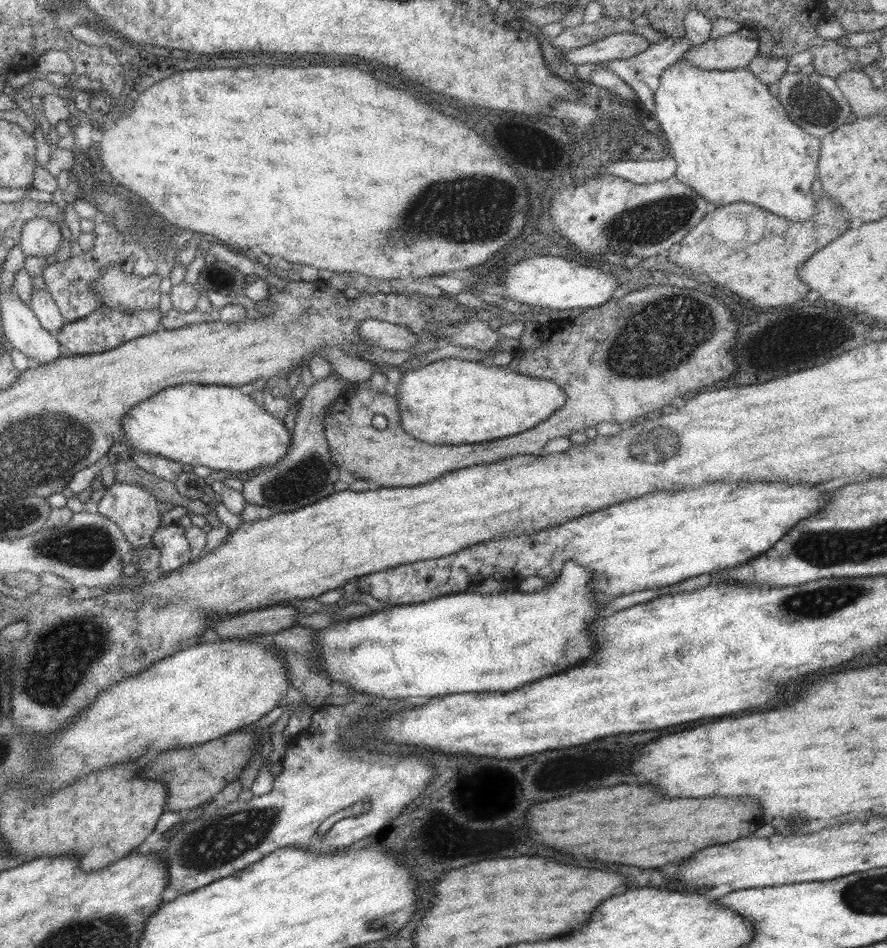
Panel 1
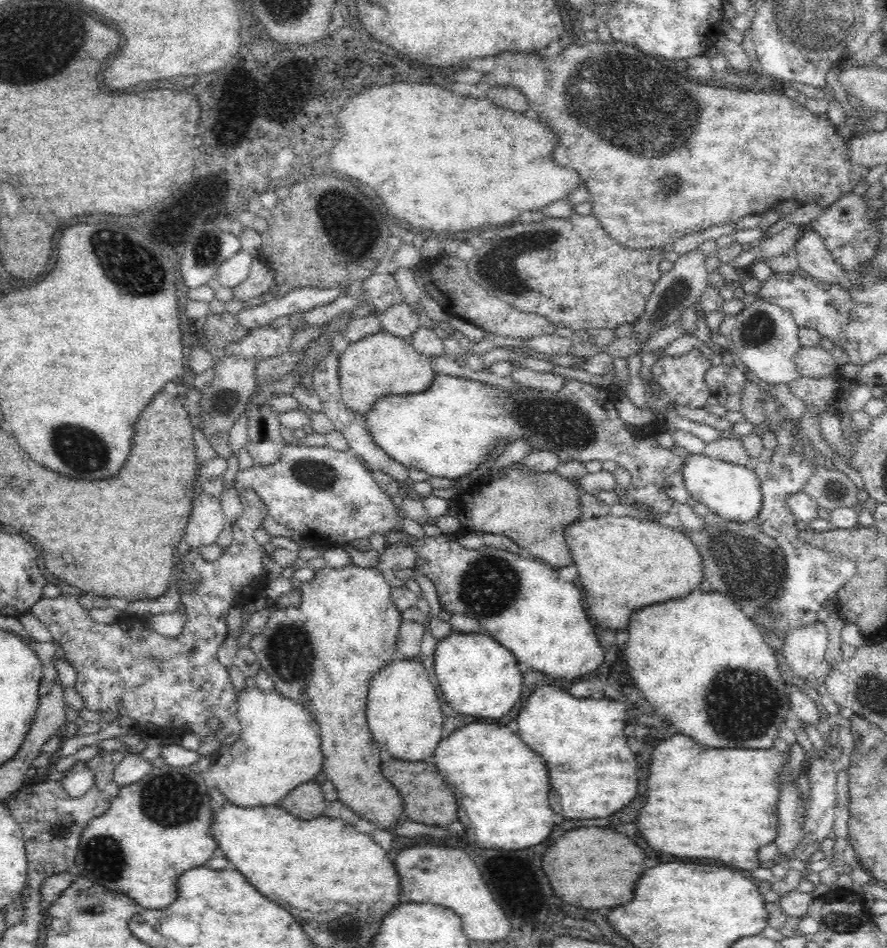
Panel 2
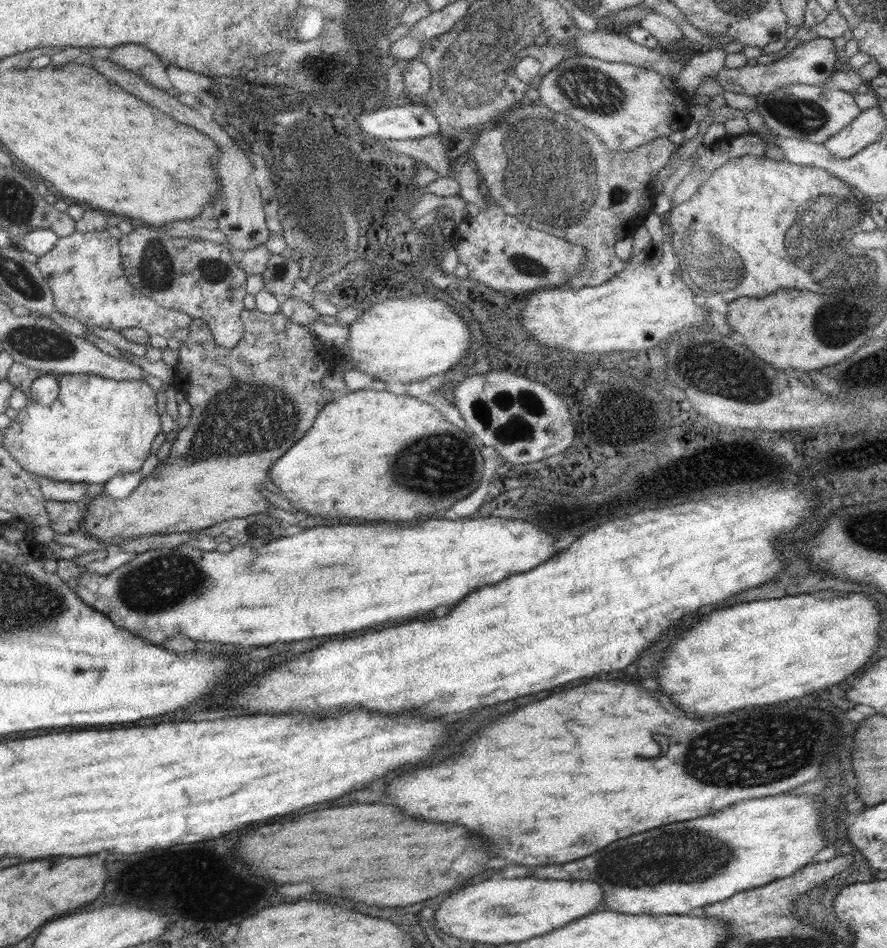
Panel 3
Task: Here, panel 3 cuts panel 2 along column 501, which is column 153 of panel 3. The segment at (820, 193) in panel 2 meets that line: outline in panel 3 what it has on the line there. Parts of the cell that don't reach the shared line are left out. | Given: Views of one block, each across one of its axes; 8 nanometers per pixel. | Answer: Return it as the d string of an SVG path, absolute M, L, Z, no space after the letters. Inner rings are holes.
M124 44L110 50L108 58L125 69L139 74L159 90L175 97L181 96L181 93L171 84L166 62L145 46Z

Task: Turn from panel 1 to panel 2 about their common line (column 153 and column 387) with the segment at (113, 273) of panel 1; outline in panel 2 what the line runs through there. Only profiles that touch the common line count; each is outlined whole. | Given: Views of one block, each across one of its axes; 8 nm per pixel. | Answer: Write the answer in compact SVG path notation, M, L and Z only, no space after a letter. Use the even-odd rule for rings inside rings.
M377 271L357 286L364 291L362 298L339 295L331 304L316 306L302 312L302 319L309 326L324 325L340 312L350 311L364 304L374 307L377 313L382 313L392 306L405 302L404 294L390 274ZM365 299L367 299L366 303Z

